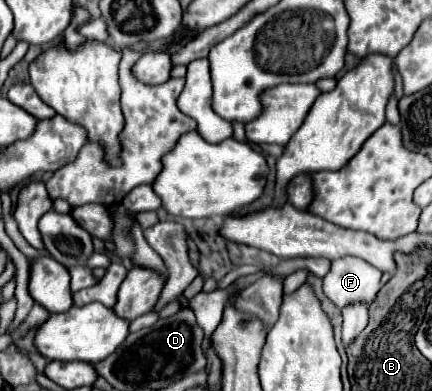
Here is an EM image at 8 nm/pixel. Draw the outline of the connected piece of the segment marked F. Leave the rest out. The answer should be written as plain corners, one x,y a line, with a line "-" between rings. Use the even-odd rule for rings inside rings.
335,259
323,277
323,293
337,309
355,303
371,305
381,289
381,273
359,259

